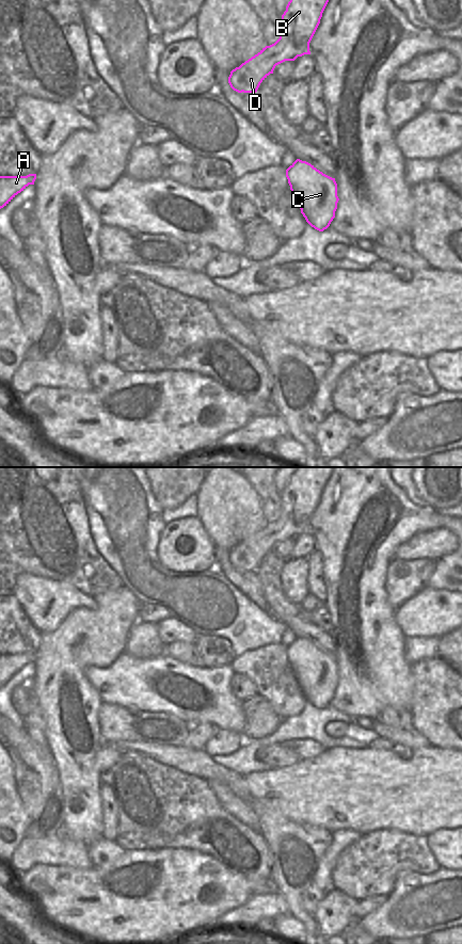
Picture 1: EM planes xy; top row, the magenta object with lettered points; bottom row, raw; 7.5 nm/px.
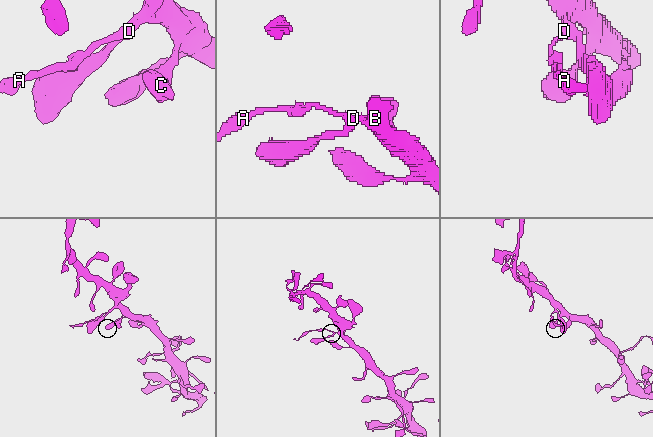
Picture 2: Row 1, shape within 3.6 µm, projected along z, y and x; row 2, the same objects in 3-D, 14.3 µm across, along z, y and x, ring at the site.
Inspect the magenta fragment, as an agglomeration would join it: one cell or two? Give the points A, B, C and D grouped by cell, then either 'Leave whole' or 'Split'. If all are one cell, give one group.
Groups: A / B C D. Split

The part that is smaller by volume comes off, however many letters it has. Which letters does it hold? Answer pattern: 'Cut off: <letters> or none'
Cut off: A

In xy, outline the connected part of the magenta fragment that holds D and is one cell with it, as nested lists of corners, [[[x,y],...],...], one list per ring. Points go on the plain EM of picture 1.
[[[296,467],[282,493],[280,516],[239,544],[243,571],[256,571],[276,543],[310,532],[309,521],[333,467]]]

